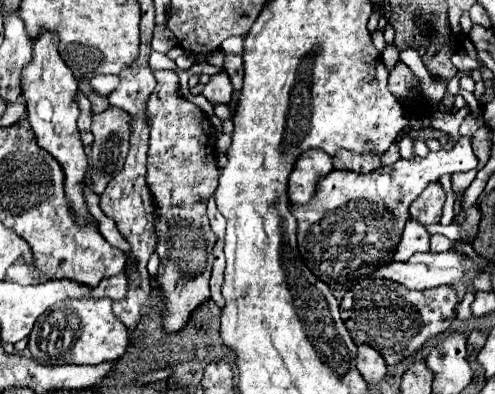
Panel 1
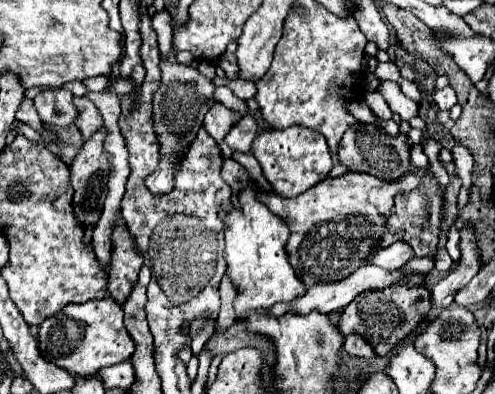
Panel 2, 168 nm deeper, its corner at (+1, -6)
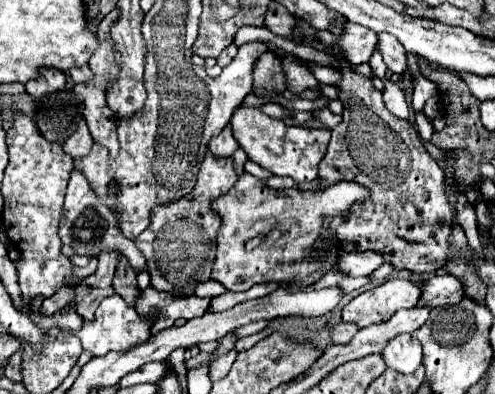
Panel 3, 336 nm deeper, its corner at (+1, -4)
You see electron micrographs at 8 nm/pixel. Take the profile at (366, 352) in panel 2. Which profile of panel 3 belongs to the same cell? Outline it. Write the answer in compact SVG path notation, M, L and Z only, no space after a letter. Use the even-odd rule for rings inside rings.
M339 322L335 328L333 328L333 334L331 334L331 342L333 344L347 344L347 340L351 340L351 336L355 336L355 332L359 330L357 324L349 324L349 322Z

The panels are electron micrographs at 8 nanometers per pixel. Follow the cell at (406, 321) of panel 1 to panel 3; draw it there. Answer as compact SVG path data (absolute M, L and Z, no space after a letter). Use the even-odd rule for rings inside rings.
M387 280L385 284L361 292L355 296L345 308L343 308L343 322L355 322L357 326L367 326L367 324L377 324L389 320L399 308L413 308L419 302L419 292L421 288L409 280Z

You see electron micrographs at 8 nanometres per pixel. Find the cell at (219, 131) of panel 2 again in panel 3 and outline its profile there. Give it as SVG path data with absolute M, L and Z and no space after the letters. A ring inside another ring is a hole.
M227 126L215 140L211 140L209 144L209 152L215 156L215 158L231 158L233 152L239 148L237 140L231 136L231 128Z

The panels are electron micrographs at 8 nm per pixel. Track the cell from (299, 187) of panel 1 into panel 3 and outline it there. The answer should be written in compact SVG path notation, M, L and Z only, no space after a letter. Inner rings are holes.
M239 106L231 116L231 130L239 146L247 152L249 160L271 170L275 176L291 176L297 184L317 178L319 162L327 152L331 132L327 128L301 128L287 126L283 120L269 118L259 108Z

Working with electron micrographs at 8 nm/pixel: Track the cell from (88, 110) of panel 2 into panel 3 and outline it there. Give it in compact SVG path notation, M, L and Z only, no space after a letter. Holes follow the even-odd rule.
M81 120L75 134L71 134L67 138L67 142L63 144L63 152L77 160L77 158L85 158L91 152L91 146L93 146L93 138L89 134L89 128L87 128L85 120Z

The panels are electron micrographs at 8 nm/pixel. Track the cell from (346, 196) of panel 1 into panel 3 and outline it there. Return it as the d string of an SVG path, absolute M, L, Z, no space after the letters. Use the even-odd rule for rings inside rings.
M243 174L227 194L211 202L211 210L221 218L211 280L231 292L239 292L261 282L303 280L313 272L333 270L339 250L329 248L329 232L323 228L323 216L339 216L367 196L367 188L355 182L335 184L323 192L299 192L297 188L271 190L259 178ZM255 236L263 240L255 250L247 252L245 244Z

